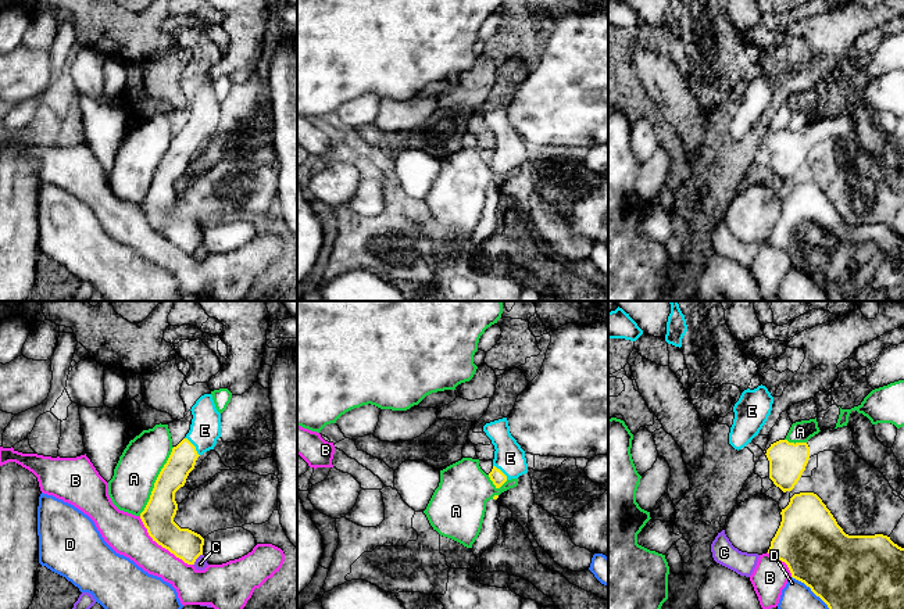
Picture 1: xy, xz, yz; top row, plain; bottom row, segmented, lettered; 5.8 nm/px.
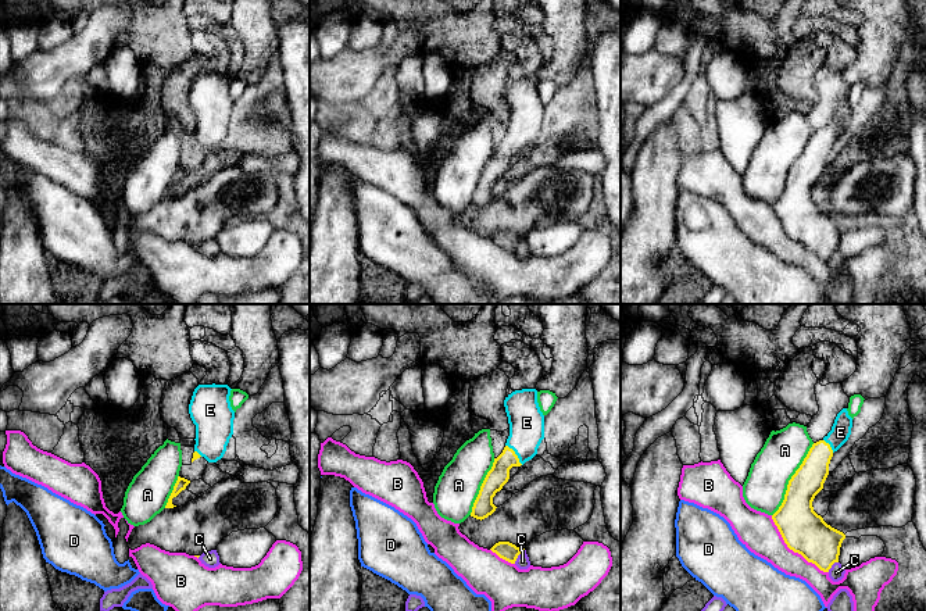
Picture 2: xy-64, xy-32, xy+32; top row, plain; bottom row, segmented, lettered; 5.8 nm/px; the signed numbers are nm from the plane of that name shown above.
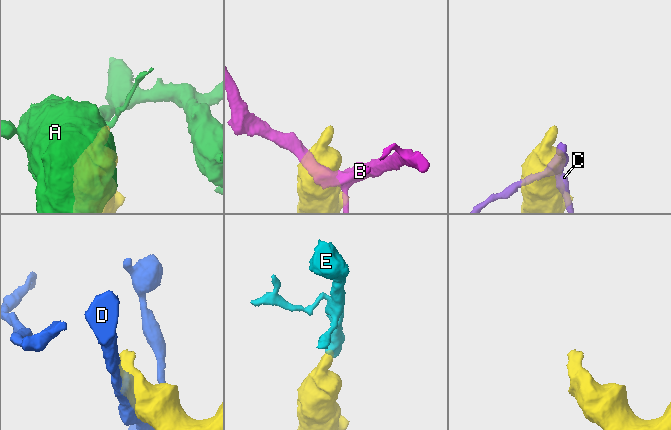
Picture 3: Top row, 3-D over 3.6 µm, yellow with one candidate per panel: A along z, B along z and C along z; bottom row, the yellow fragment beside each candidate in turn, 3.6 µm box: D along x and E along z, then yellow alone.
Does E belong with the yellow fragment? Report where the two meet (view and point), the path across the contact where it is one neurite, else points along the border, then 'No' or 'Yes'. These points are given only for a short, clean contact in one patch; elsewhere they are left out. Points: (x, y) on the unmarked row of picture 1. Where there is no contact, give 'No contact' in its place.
Touches yellow at xy (195, 136). Path across: xy (182, 149), (195, 136), (204, 119). Yes

